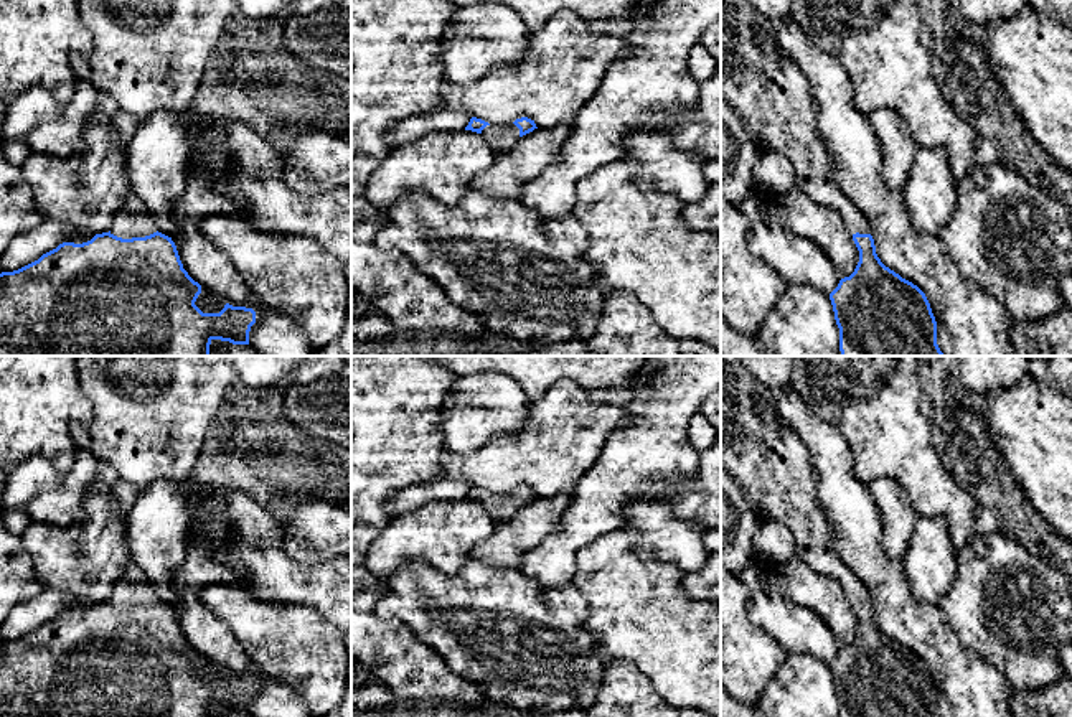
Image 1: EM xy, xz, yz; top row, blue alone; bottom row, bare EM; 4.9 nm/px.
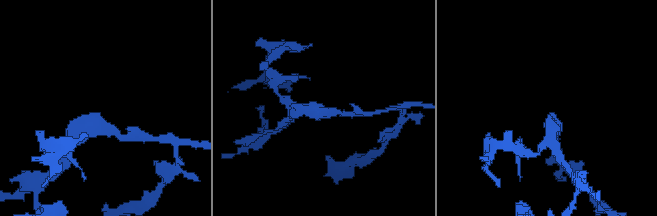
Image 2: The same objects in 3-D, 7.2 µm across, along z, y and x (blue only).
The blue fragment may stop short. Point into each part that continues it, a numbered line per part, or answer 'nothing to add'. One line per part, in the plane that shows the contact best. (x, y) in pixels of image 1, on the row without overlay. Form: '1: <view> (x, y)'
1: xy (131, 590)

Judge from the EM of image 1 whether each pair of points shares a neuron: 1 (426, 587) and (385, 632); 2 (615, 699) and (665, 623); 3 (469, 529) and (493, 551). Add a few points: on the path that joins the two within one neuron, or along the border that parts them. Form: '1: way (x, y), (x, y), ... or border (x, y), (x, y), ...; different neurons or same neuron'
1: border (381, 582), (375, 612), (403, 620), (426, 643); different neurons
2: border (604, 665), (617, 661), (632, 663), (660, 696); different neurons
3: border (497, 524), (469, 556); different neurons

